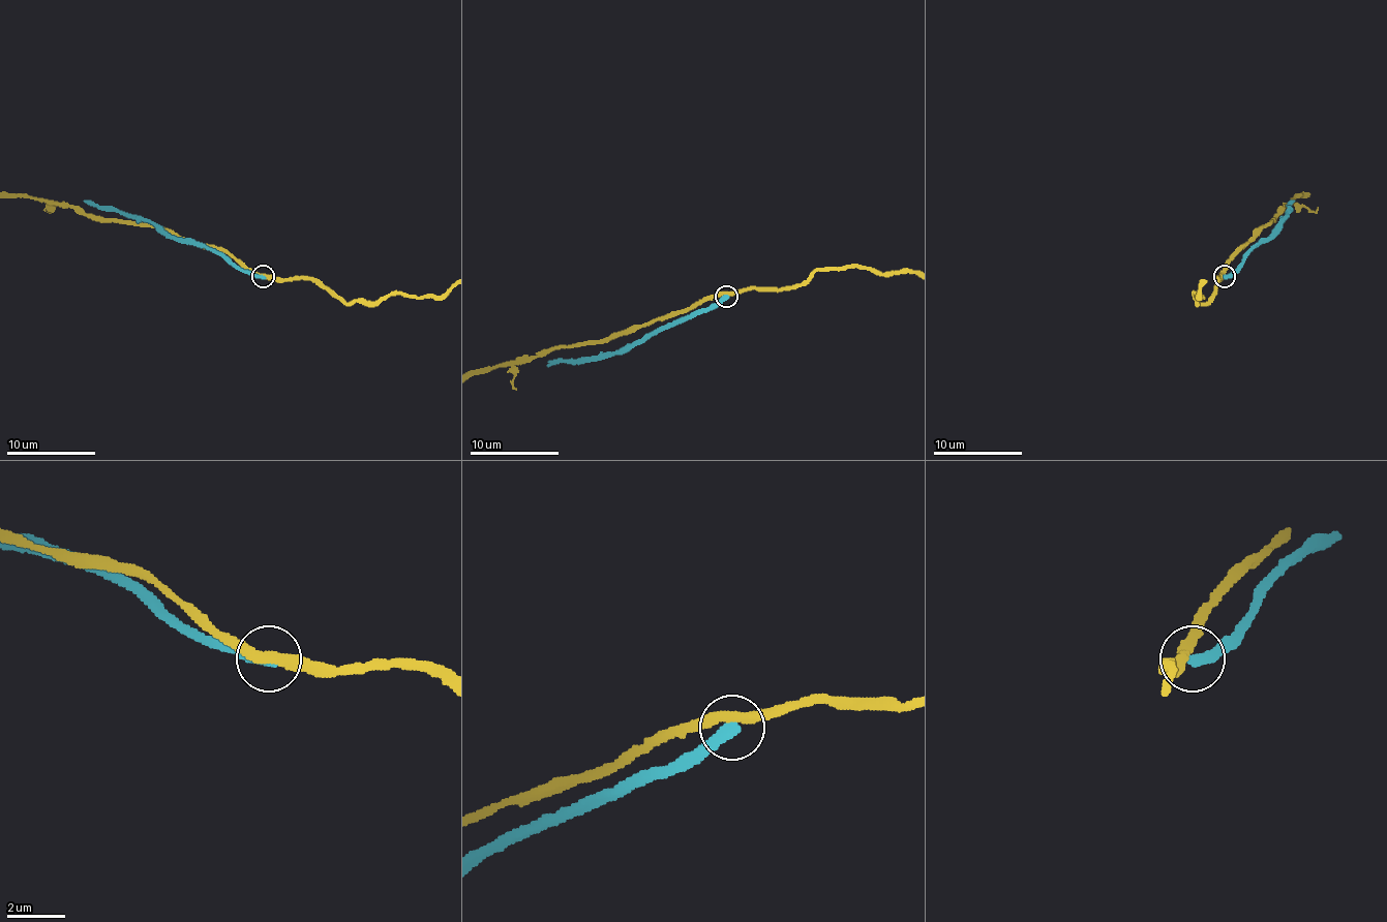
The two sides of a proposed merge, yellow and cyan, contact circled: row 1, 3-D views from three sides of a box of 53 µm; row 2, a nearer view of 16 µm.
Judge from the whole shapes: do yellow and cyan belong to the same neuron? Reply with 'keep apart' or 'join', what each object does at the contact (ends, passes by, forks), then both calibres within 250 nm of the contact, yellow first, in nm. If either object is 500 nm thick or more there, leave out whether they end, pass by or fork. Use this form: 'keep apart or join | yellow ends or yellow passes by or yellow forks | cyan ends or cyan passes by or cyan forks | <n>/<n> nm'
keep apart | yellow passes by | cyan ends | 360/320 nm

